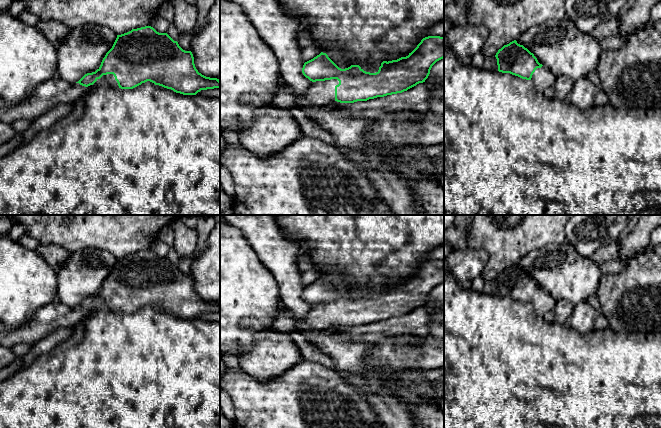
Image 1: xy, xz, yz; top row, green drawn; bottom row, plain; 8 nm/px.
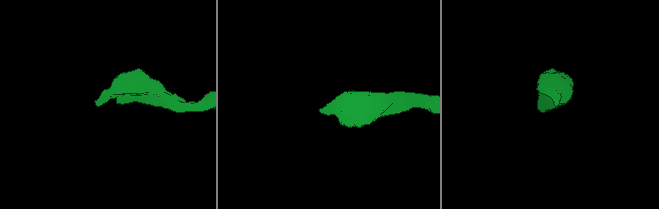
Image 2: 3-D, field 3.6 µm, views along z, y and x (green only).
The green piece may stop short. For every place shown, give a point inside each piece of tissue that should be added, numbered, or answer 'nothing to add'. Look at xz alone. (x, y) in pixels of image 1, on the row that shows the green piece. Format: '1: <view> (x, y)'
1: xz (320, 92)

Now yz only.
1: yz (542, 79)

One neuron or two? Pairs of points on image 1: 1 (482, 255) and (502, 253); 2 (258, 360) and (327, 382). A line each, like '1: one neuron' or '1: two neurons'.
1: two neurons
2: two neurons

